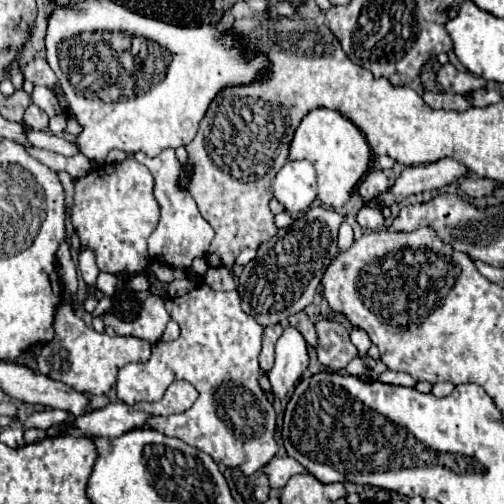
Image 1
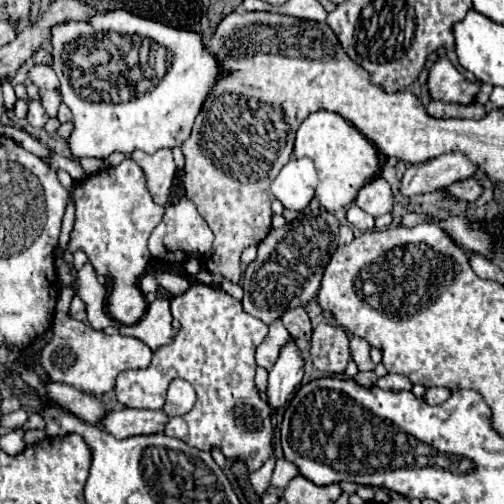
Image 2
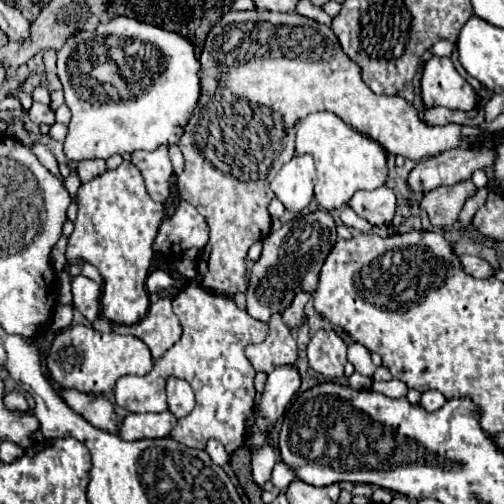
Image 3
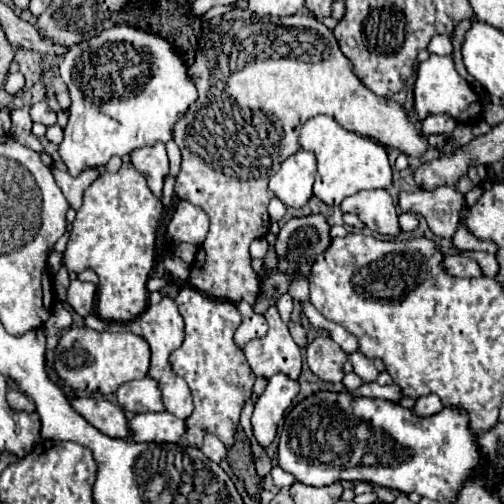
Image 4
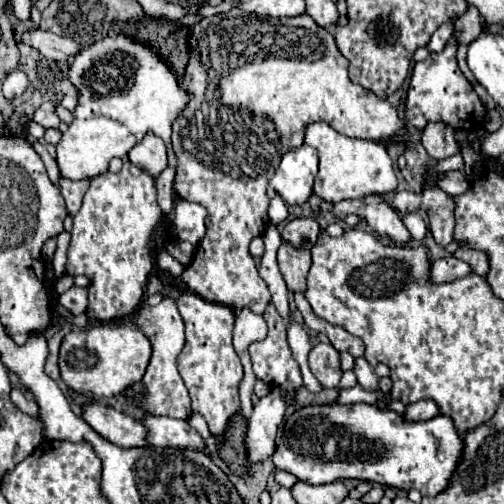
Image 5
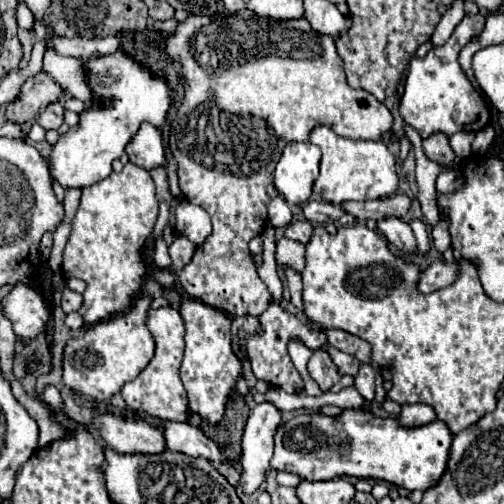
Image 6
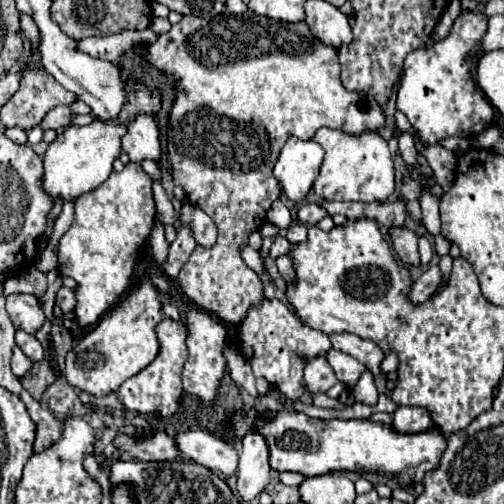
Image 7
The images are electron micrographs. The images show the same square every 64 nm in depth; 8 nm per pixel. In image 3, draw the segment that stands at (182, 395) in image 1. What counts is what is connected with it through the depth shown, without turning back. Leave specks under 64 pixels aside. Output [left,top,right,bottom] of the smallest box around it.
[166,378,194,418]

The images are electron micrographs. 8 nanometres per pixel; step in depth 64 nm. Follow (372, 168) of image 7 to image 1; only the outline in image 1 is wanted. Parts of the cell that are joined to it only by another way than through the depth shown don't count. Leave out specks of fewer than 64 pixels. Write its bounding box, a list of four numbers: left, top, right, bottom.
[288,108,372,210]

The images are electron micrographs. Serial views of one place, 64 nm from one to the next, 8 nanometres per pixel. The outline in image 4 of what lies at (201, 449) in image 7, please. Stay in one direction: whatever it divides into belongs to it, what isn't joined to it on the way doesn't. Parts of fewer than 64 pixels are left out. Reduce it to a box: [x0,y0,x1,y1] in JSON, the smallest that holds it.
[130,412,184,442]

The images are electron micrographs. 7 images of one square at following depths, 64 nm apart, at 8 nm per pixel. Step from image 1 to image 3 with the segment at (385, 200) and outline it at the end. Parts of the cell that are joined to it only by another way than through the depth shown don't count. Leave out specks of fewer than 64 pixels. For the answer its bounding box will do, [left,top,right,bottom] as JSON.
[408,142,496,194]

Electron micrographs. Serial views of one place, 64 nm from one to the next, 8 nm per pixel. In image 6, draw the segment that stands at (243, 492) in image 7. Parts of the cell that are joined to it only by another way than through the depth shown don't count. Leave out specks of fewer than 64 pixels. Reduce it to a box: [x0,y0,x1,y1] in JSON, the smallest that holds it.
[242,402,282,494]

